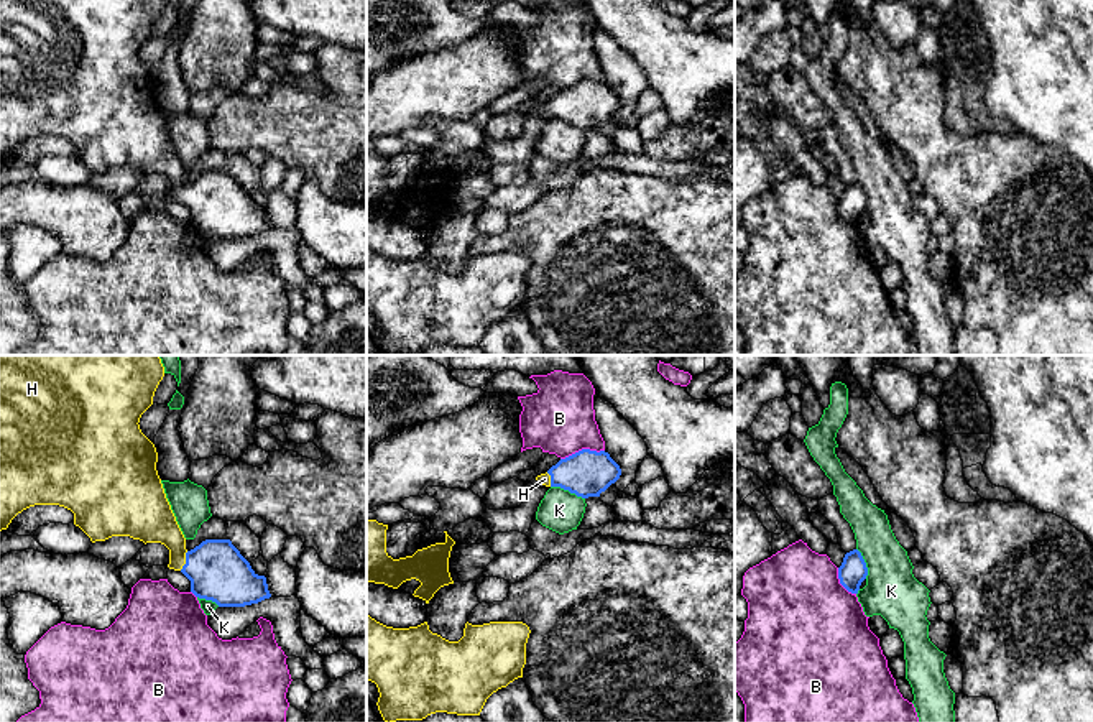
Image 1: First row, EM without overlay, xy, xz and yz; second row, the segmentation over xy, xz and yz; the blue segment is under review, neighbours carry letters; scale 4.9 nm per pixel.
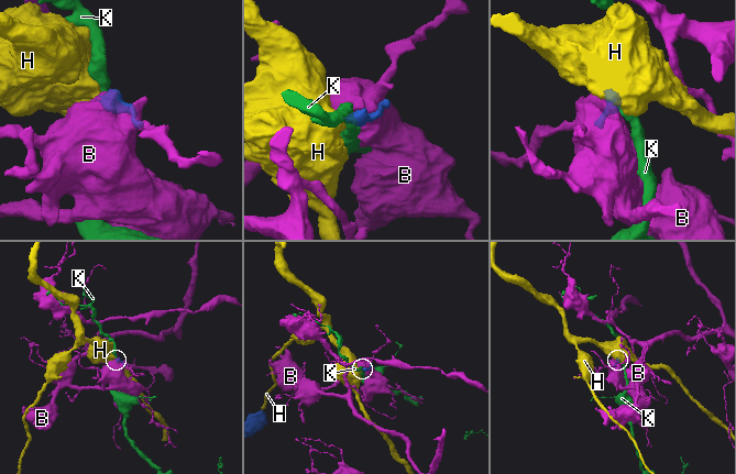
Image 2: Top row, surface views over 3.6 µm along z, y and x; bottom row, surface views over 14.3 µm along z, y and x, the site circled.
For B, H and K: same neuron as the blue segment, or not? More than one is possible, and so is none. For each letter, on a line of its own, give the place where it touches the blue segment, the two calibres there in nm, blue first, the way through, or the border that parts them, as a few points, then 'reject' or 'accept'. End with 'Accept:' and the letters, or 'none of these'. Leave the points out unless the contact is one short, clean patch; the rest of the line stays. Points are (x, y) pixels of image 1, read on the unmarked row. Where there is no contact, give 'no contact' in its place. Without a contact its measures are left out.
B: contact xz (582, 81); calibres 220 and 340 nm; reject
H: contact xy (186, 193); calibres 280 and 200 nm; accept
K: contact xz (567, 120); calibres 220 and 200 nm; border xz (551, 117), (559, 117), (584, 130); reject
Accept: H

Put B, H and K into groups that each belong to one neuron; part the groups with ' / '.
B / H / K

